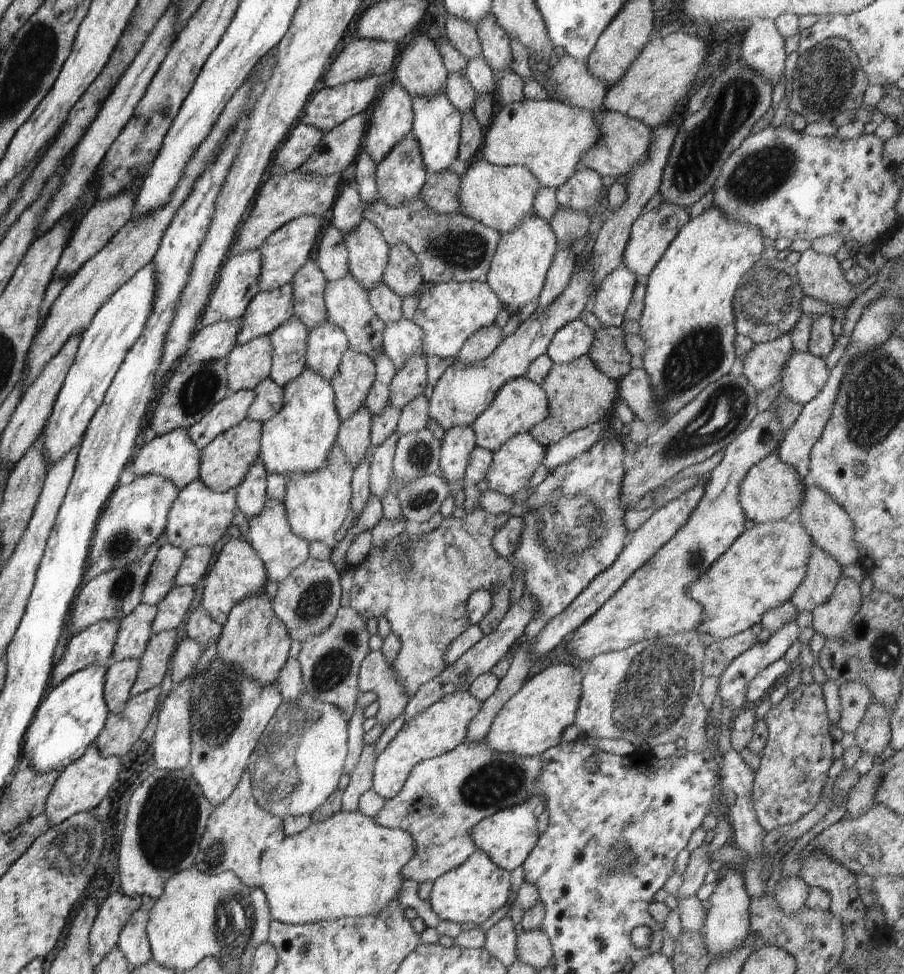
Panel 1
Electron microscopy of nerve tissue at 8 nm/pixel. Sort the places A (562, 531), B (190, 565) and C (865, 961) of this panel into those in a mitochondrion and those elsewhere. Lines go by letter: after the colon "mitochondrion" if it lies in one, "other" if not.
A: mitochondrion
B: other
C: other

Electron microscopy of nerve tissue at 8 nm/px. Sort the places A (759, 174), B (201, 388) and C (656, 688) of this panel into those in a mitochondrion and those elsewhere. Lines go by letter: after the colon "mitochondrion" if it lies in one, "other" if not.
A: mitochondrion
B: mitochondrion
C: mitochondrion

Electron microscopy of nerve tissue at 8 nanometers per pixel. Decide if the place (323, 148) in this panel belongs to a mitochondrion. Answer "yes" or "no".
no

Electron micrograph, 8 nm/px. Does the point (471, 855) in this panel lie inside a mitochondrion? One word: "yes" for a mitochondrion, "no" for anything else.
no

